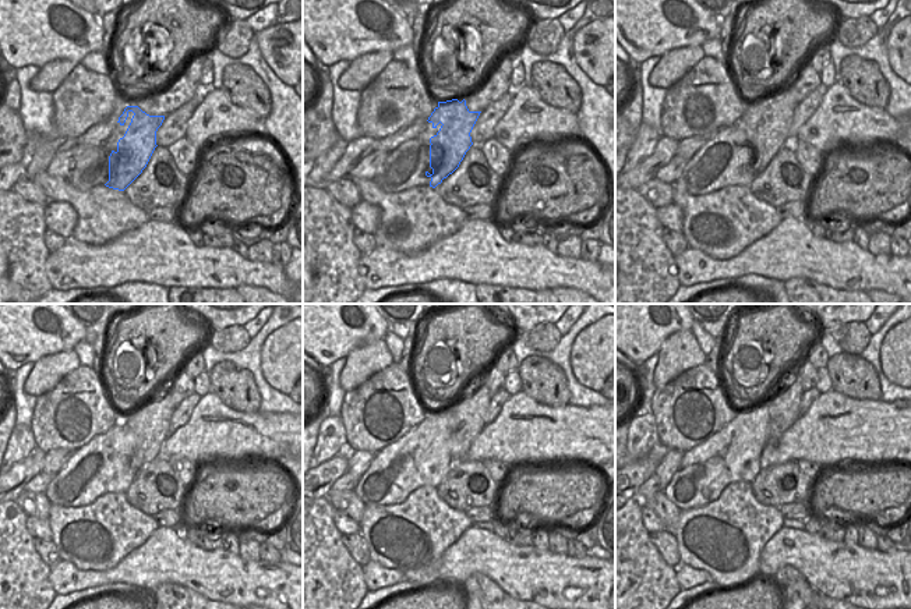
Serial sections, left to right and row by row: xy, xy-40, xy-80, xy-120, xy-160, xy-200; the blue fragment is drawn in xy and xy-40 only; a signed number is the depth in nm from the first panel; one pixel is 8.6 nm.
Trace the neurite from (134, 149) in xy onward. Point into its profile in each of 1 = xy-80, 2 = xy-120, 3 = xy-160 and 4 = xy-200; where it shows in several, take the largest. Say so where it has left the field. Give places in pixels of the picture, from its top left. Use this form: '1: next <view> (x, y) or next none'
1: next xy-80 (768, 120)
2: next xy-120 (149, 424)
3: next xy-160 (469, 413)
4: next xy-200 (784, 410)

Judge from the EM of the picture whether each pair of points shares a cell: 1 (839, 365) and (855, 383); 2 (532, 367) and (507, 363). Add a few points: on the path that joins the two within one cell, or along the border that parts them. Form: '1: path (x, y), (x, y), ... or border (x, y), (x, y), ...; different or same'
1: path (843, 369), (853, 379); same
2: border (519, 364), (515, 368); different

